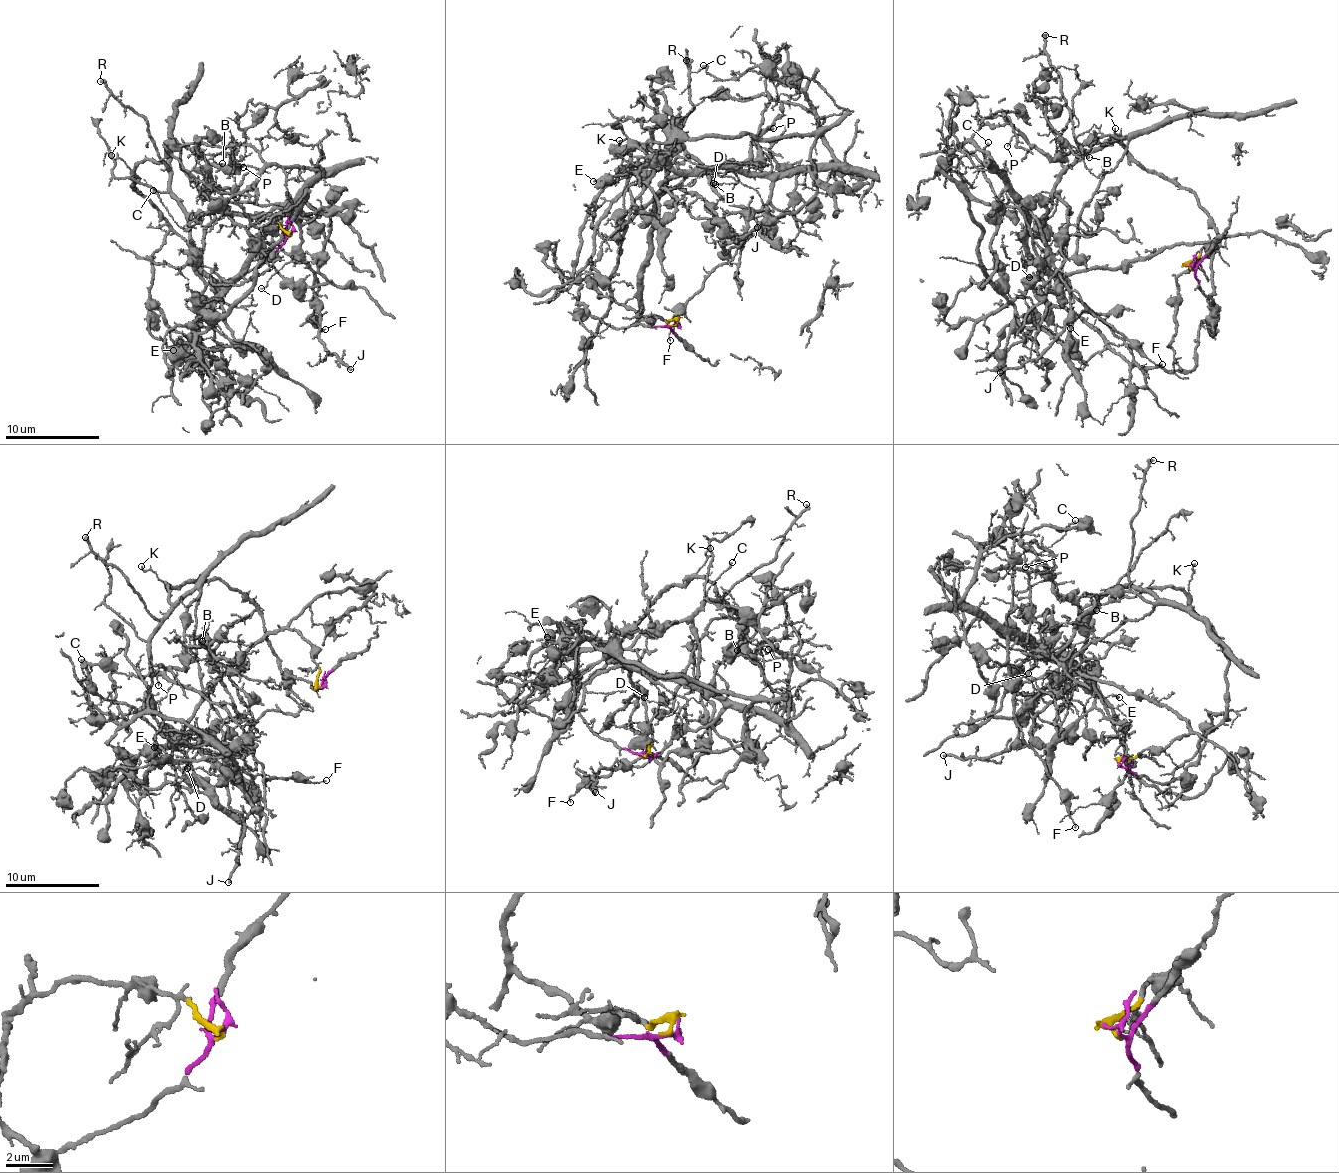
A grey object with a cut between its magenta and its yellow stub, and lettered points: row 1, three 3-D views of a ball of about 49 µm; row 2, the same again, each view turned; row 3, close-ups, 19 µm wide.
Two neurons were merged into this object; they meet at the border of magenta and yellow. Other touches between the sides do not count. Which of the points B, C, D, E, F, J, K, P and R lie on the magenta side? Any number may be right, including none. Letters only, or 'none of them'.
B, K, P, R

